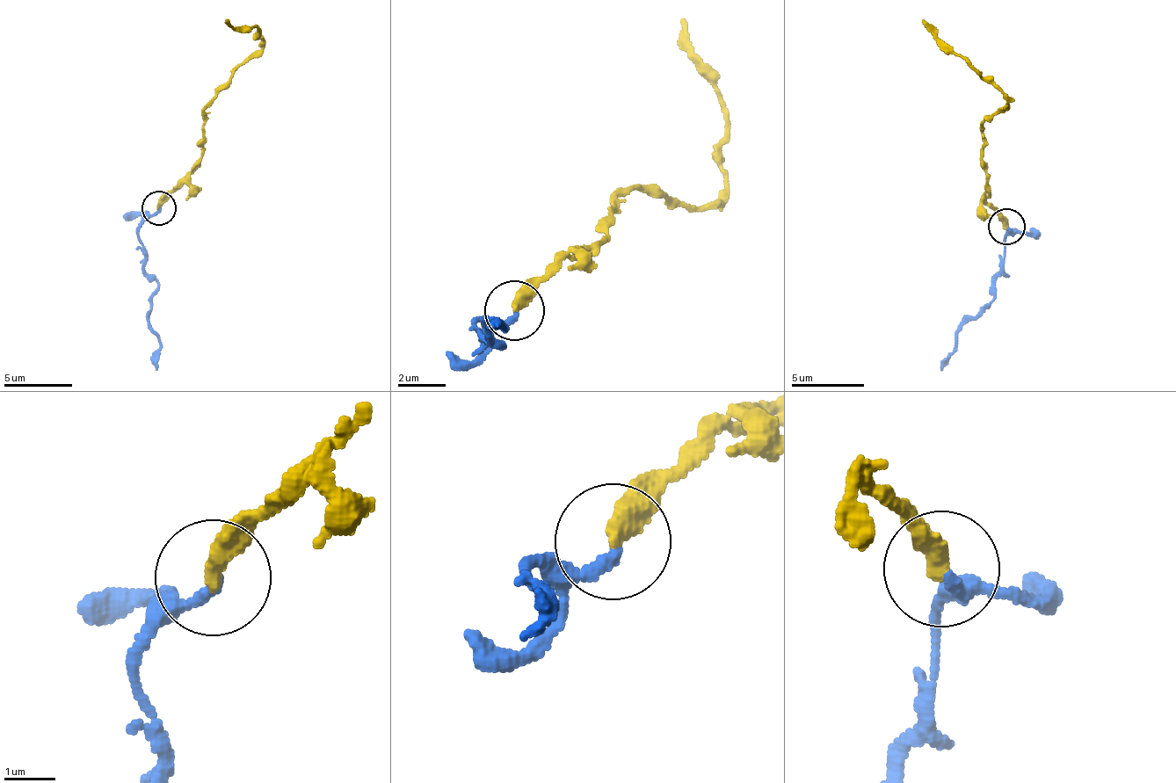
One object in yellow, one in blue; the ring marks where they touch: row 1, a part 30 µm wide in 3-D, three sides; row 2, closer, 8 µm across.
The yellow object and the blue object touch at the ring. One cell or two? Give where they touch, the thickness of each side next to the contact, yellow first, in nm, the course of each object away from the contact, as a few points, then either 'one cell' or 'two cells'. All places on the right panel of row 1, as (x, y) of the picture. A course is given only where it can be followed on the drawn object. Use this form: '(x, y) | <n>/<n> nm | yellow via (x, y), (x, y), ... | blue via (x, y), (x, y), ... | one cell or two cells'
(1006, 226) | 400/240 nm | yellow via (1005, 226), (1005, 216), (985, 201), (986, 179), (982, 119), (1007, 105), (1006, 96), (946, 49), (922, 18) | blue via (1009, 226), (990, 304), (966, 323), (940, 370) | one cell

